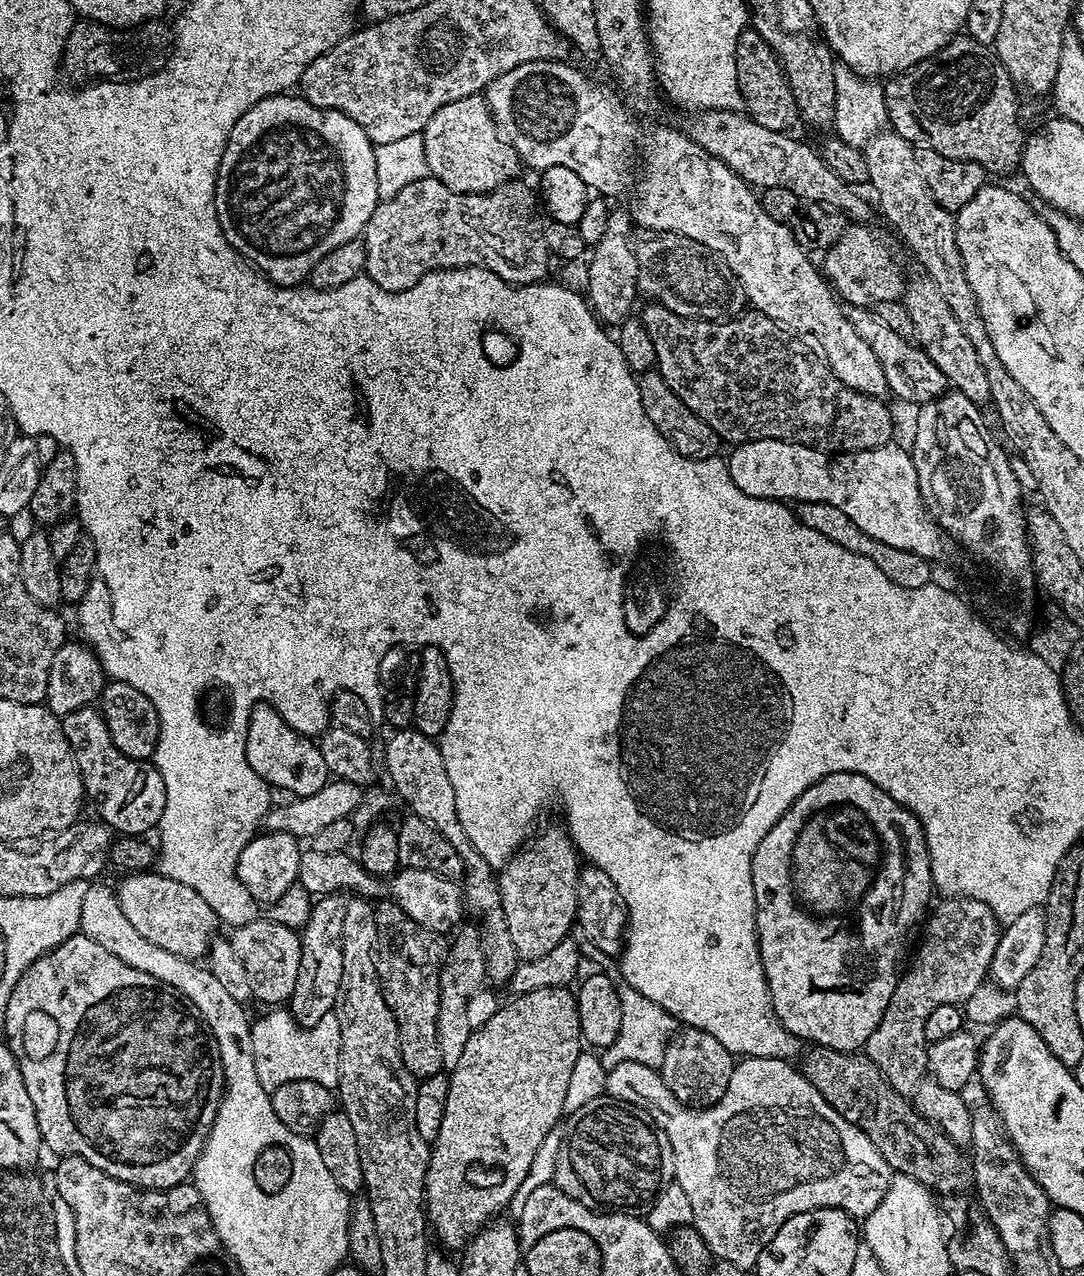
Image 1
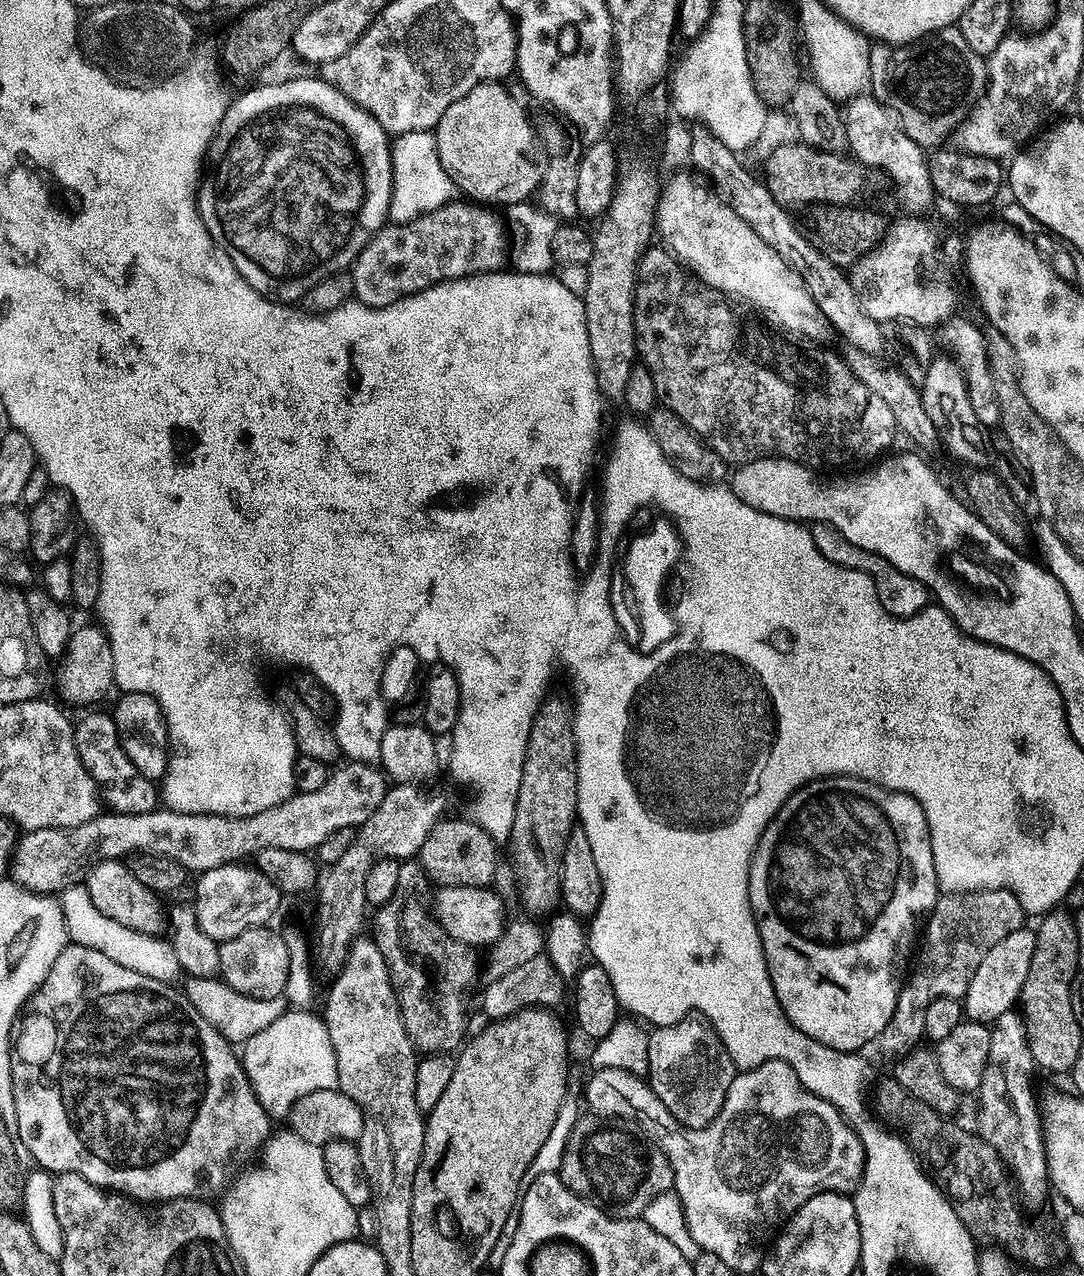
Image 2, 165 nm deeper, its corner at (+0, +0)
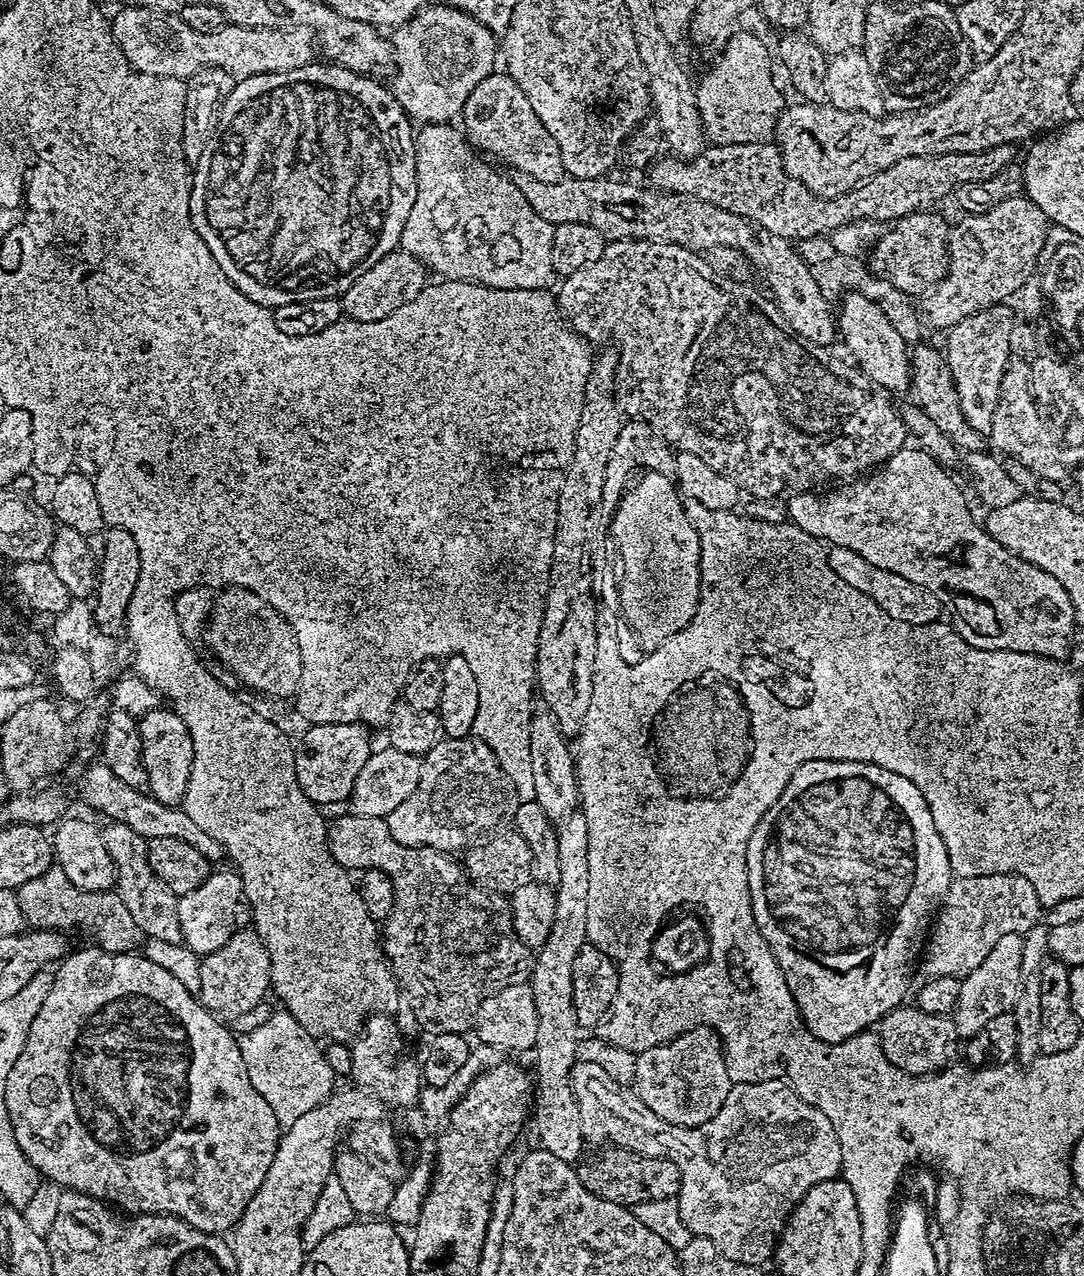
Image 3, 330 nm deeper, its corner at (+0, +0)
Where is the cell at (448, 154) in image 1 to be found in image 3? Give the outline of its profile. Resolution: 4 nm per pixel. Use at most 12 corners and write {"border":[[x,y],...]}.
{"border":[[506,74],[487,76],[458,117],[480,152],[553,184],[556,144]]}

